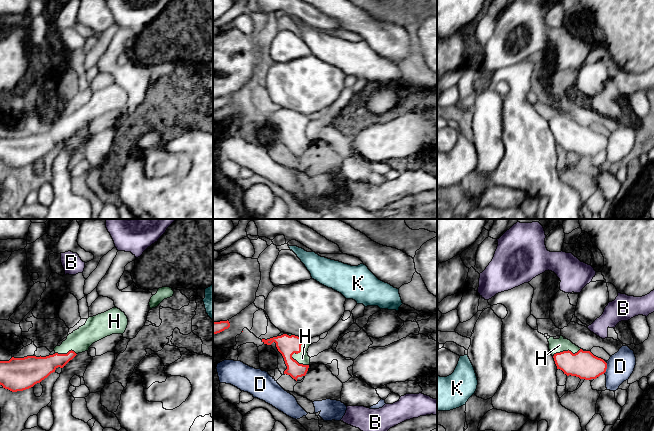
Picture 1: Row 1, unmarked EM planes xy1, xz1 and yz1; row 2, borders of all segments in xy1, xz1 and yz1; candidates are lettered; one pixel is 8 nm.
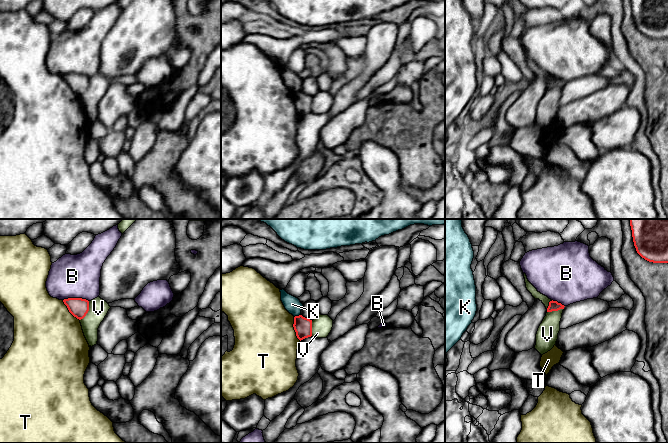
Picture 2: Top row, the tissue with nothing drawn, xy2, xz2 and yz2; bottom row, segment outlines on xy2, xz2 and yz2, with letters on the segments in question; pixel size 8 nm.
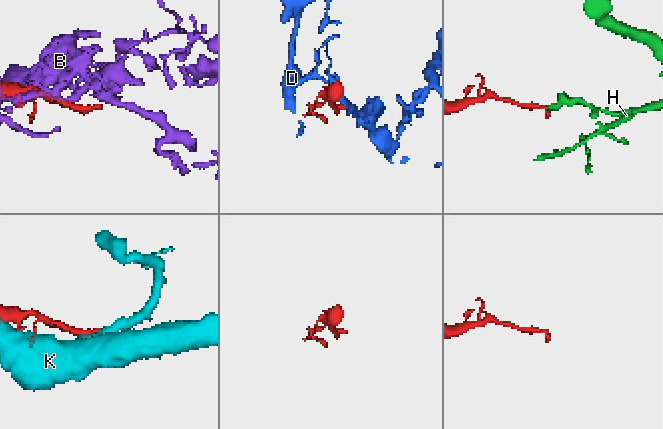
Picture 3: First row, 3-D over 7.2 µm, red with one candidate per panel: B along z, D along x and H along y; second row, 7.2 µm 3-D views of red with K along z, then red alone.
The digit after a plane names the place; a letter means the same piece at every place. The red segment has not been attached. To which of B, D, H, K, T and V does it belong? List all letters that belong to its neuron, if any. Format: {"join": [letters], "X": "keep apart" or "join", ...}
{"join": ["H"], "B": "keep apart", "D": "keep apart", "H": "join", "K": "keep apart", "T": "keep apart", "V": "keep apart"}

